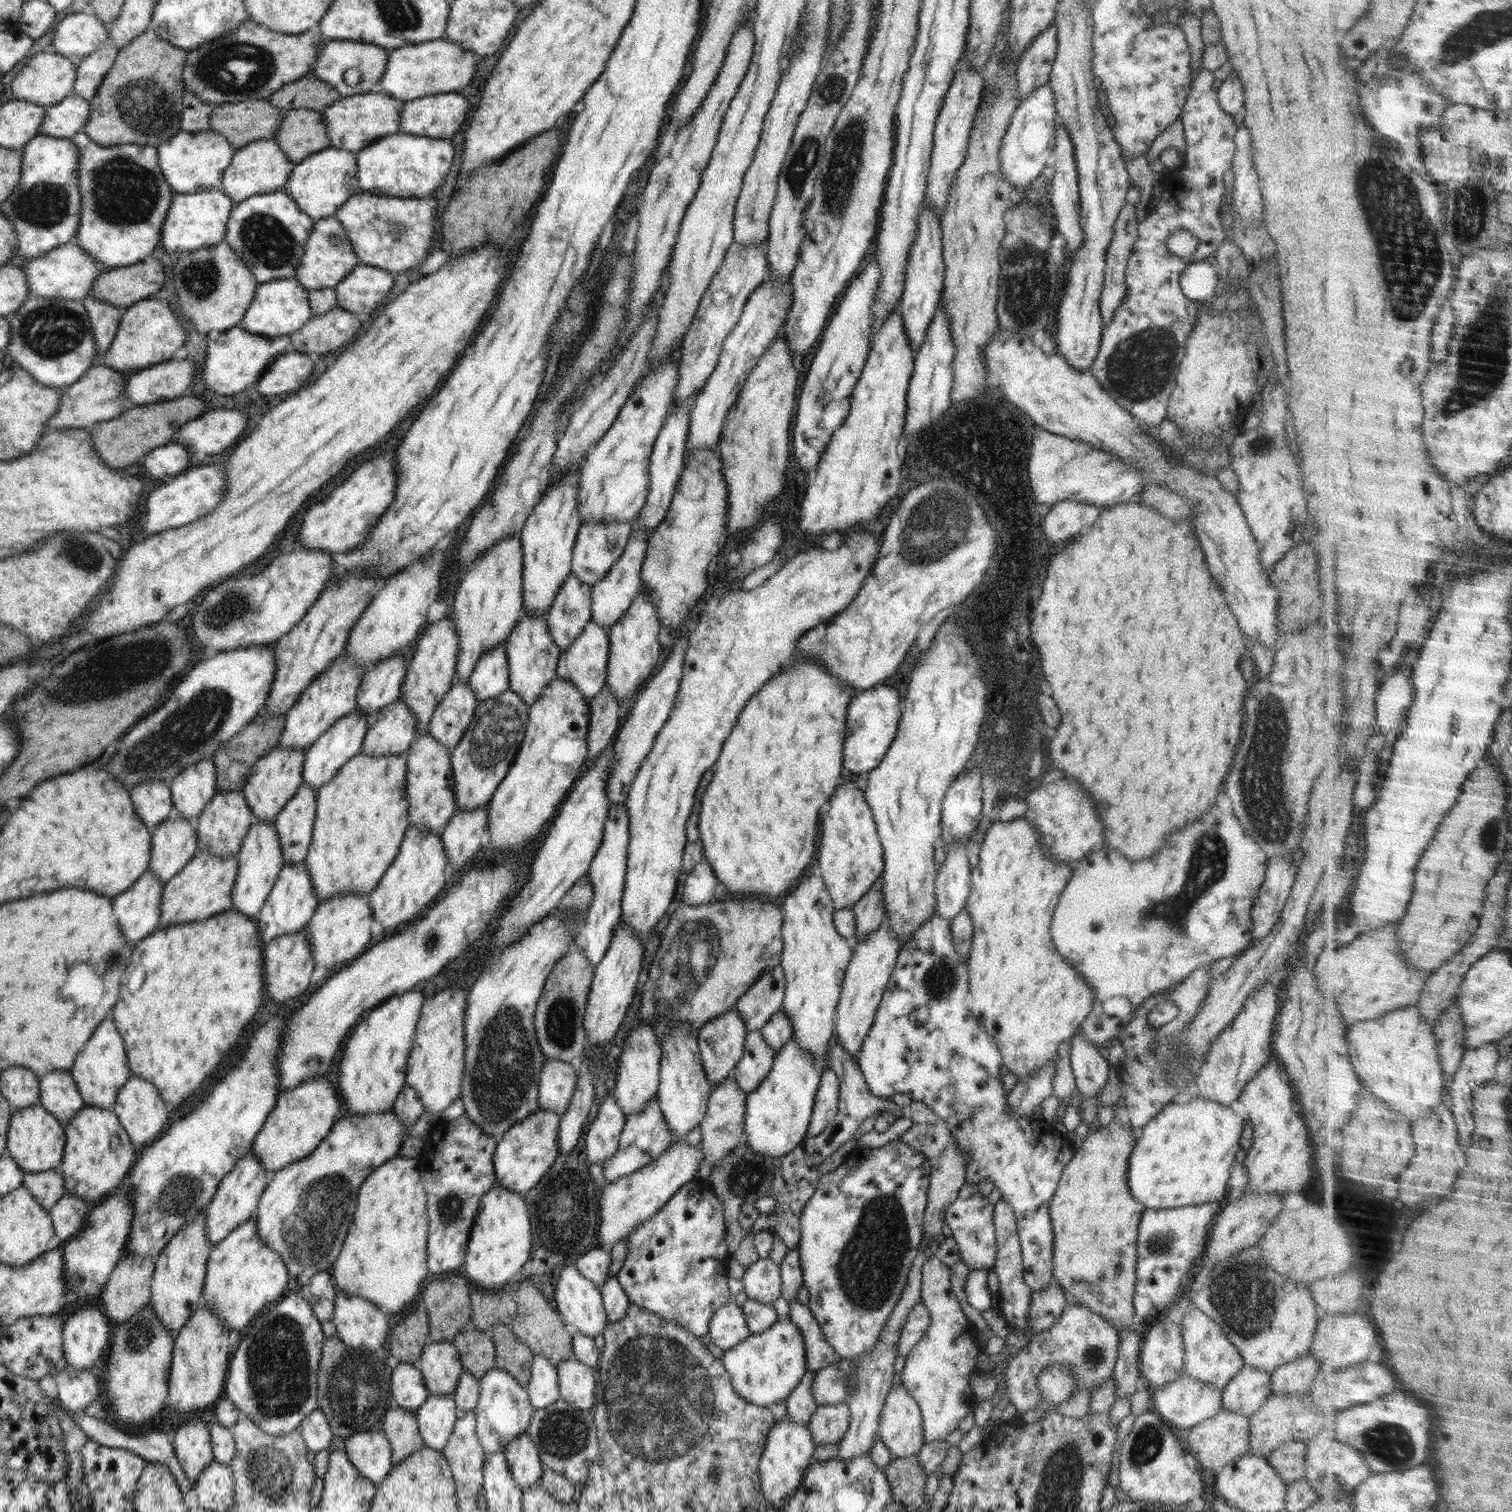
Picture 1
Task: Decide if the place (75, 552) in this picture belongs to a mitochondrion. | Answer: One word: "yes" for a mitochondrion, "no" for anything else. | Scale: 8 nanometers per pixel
yes

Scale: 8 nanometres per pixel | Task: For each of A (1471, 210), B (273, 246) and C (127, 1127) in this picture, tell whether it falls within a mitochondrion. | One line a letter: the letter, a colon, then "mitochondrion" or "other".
A: mitochondrion
B: mitochondrion
C: other

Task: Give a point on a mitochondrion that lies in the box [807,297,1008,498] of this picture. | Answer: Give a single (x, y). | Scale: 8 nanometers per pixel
(821, 398)

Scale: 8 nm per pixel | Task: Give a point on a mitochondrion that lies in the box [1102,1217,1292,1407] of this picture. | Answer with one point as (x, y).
(1243, 1298)

